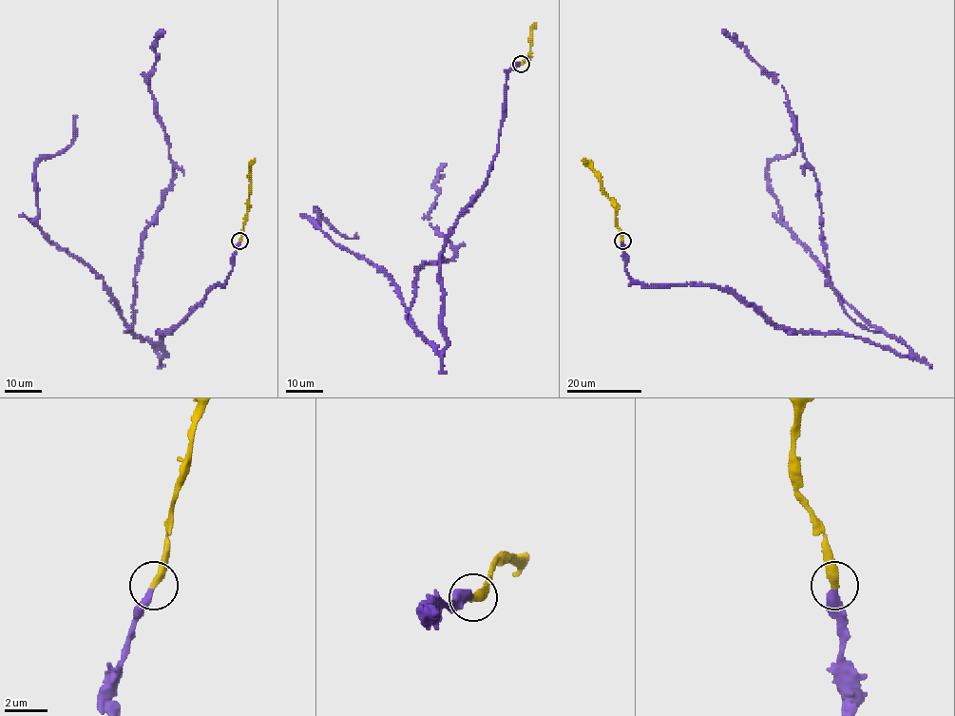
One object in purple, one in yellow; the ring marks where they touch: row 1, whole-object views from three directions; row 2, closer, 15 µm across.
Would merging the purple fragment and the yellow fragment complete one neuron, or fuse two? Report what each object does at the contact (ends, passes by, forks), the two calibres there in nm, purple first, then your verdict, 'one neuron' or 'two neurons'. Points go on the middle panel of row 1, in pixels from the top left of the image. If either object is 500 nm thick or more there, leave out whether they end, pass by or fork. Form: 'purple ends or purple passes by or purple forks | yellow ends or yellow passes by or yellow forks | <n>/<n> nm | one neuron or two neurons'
purple ends | yellow ends | 360/400 nm | one neuron

